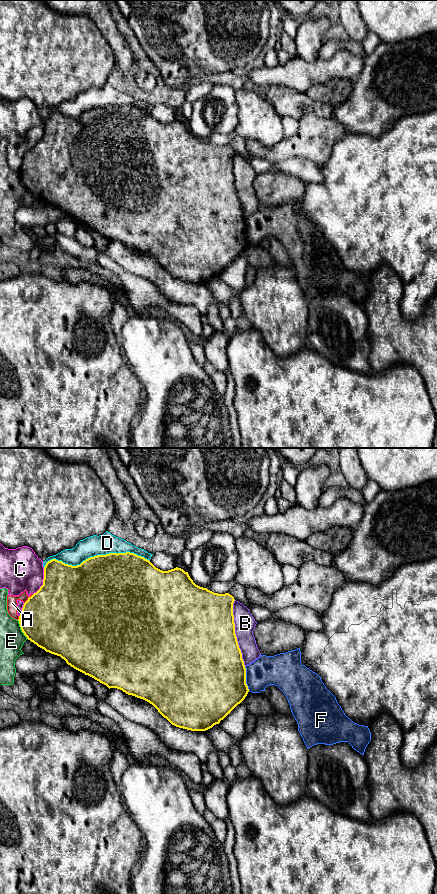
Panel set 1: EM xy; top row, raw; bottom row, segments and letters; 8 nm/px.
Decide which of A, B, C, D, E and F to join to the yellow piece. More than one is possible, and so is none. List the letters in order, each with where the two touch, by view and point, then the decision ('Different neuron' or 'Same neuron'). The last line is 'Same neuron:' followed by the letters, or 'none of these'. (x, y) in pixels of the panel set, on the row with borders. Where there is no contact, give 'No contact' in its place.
A: Touches yellow at xy (28, 598). Different neuron
B: Touches yellow at xy (234, 633). Different neuron
C: Touches yellow at xy (43, 581). Different neuron
D: Touches yellow at xy (95, 556). Different neuron
E: Touches yellow at xy (21, 629). Different neuron
F: Touches yellow at xy (245, 678). Different neuron
Same neuron: none of these

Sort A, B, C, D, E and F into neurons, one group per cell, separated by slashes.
A C / B / D / E / F

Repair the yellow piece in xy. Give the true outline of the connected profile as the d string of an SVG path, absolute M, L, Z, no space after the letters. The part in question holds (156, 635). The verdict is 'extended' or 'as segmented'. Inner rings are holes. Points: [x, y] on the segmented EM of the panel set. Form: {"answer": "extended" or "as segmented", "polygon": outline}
{"answer": "as segmented", "polygon": "M109 553L90 557L77 566L56 559L48 561L44 567L43 585L24 603L18 621L28 640L46 652L60 656L74 669L94 678L109 689L117 688L128 695L149 702L176 727L191 731L206 731L219 724L249 692L246 684L246 668L235 634L234 601L234 597L229 593L218 594L196 585L188 572L181 568L162 571L149 560L134 553Z"}

